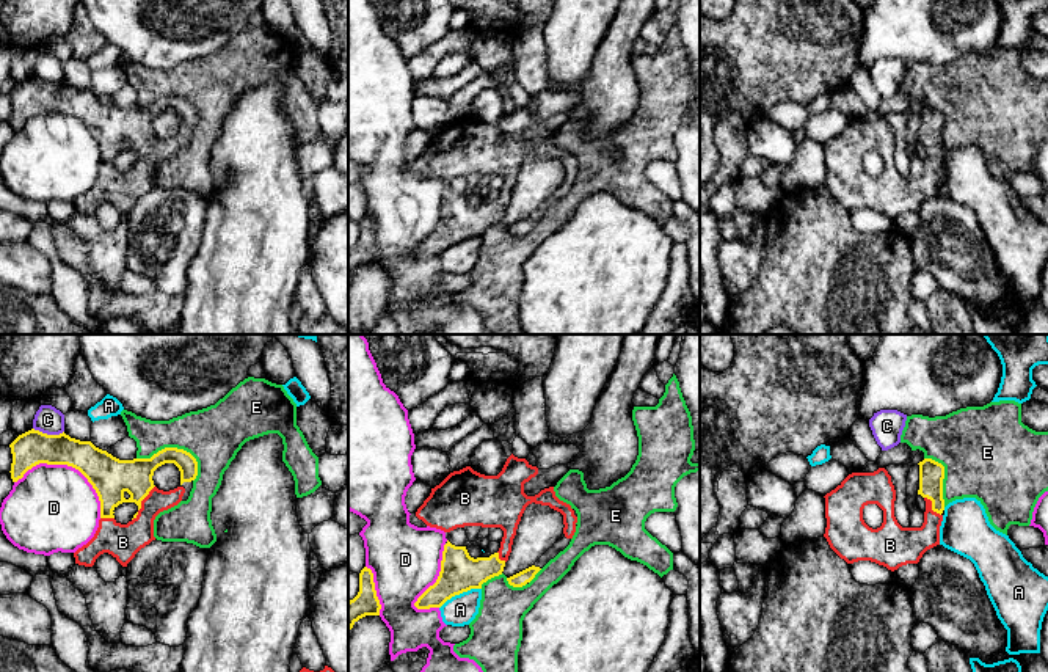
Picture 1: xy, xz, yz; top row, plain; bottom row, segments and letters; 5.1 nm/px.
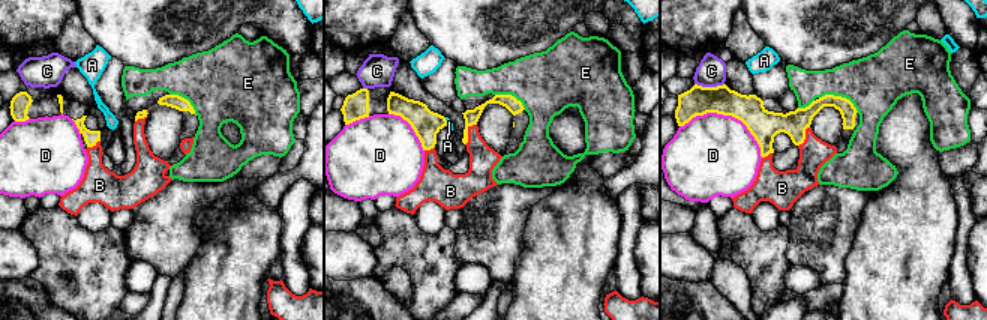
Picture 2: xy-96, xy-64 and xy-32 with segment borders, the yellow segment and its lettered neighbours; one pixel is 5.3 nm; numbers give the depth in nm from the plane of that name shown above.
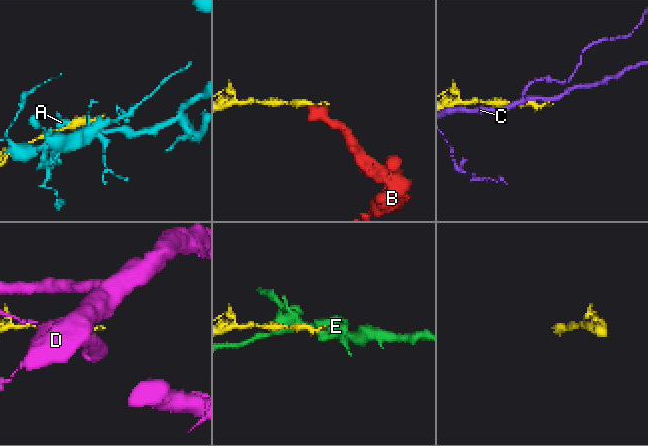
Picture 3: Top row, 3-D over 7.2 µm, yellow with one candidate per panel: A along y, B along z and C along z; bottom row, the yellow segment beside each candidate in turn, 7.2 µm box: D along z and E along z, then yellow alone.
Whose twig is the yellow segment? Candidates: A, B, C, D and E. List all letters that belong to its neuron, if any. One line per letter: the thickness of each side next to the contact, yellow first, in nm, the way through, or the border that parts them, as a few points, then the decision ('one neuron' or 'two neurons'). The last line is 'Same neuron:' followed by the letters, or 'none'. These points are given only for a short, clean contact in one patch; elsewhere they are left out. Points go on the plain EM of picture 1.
A: 200 nm thick on the yellow side, 160 nm on the other; two neurons
B: 200 nm thick on the yellow side, 180 nm on the other; one neuron
C: 180 nm thick on the yellow side, 140 nm on the other; two neurons
D: 200 nm thick on the yellow side, 440 nm on the other; two neurons
E: 180 nm thick on the yellow side, 300 nm on the other; two neurons
Same neuron: B

